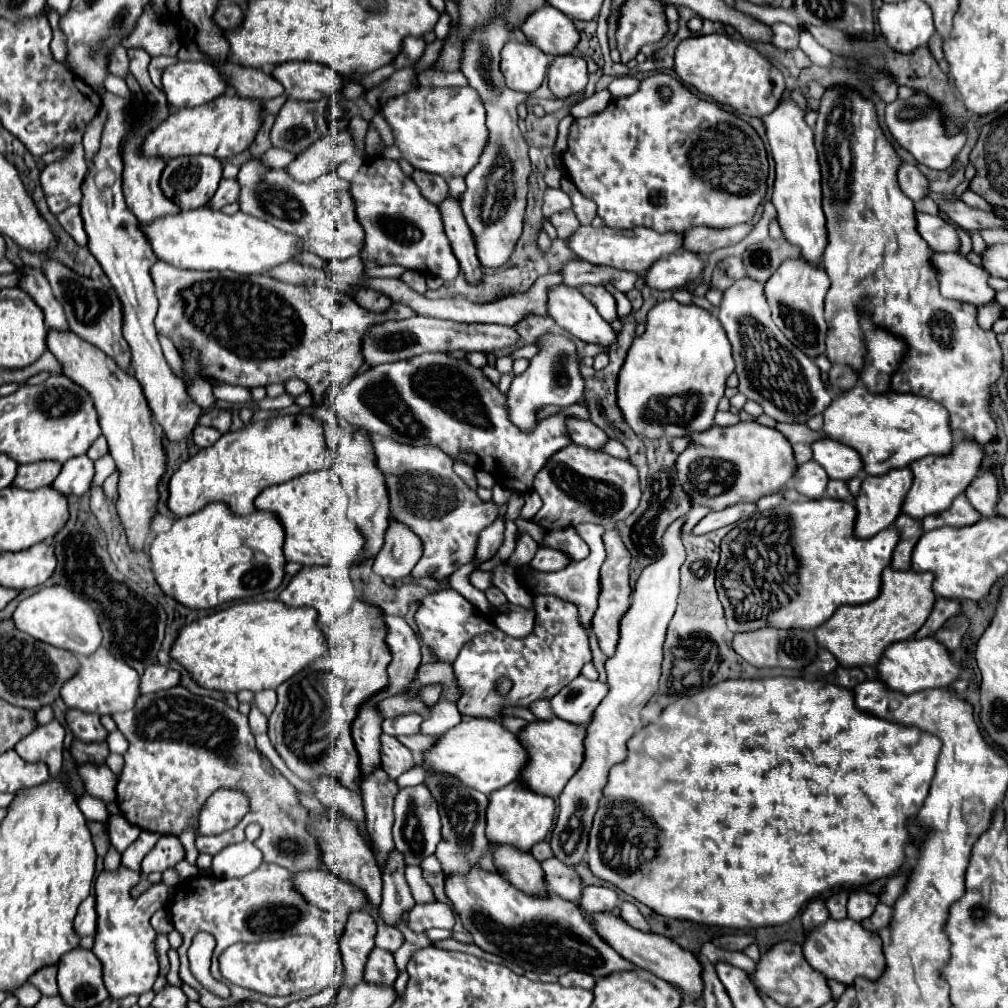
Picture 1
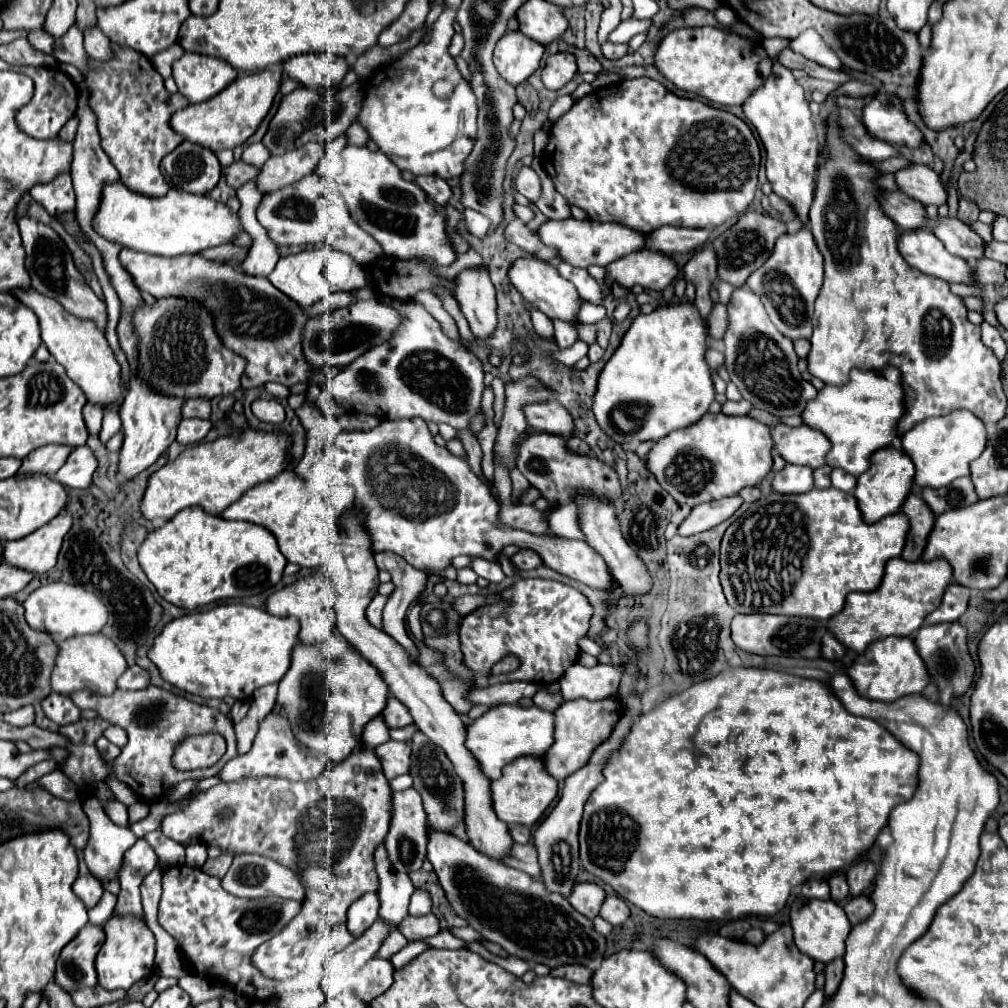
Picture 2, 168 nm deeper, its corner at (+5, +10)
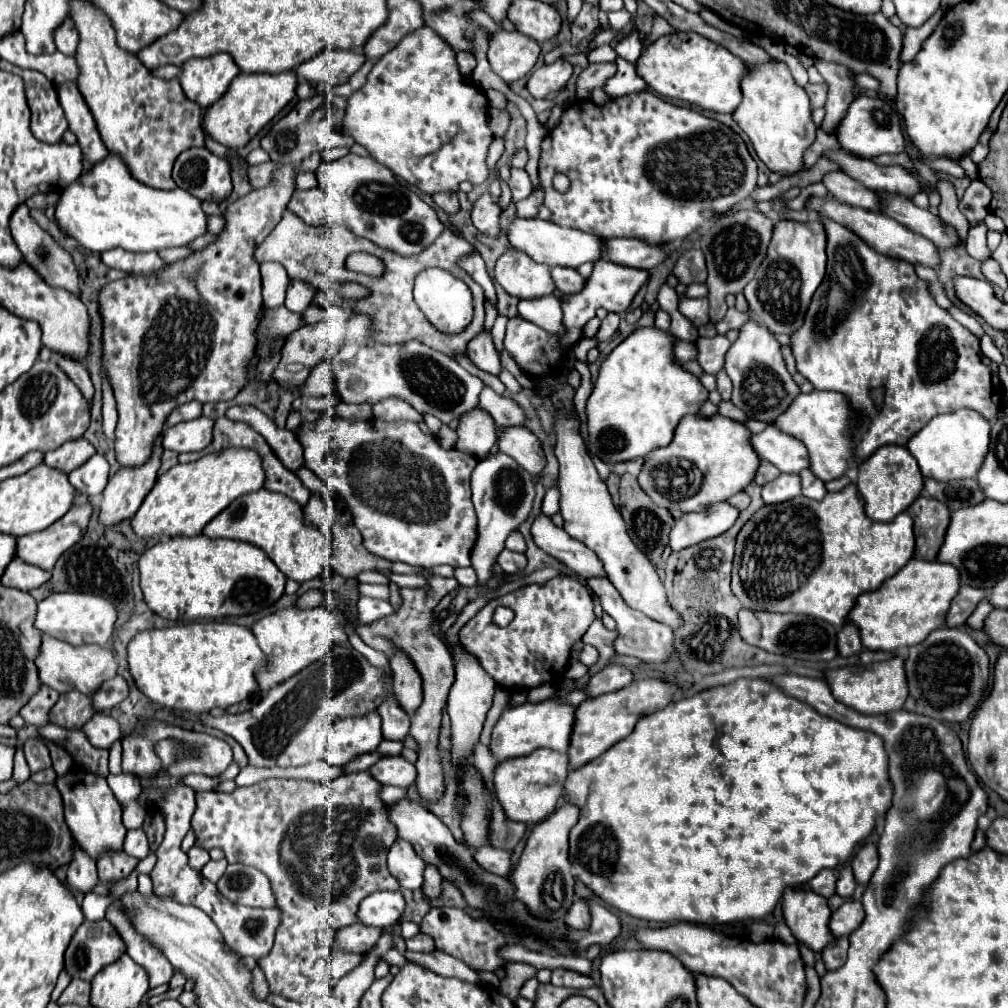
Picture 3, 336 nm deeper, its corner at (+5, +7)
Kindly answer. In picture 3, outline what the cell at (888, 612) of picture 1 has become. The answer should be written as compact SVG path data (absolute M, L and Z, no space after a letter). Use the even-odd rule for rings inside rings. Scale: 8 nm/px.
M911 558L905 568L887 578L877 590L857 598L855 608L849 612L849 622L859 626L865 648L895 652L923 642L929 632L945 626L949 604L957 596L959 586L959 570L955 566Z

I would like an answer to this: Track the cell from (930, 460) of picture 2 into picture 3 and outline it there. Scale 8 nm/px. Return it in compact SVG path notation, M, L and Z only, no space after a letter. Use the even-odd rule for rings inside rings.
M955 410L949 414L935 416L921 432L917 432L907 448L917 460L925 478L935 480L957 480L957 478L975 478L989 450L989 430L991 424L979 416L975 410Z

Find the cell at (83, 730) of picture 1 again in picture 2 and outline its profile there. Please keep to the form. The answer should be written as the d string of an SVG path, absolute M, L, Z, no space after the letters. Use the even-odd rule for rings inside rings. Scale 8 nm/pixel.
M51 693L47 699L43 699L43 711L45 715L55 721L57 725L69 725L69 723L77 723L81 719L81 711L75 707L75 703L71 703L69 695L61 695L61 693Z

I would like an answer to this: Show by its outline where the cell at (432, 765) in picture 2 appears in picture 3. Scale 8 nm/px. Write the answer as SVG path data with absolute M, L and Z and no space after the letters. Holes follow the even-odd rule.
M429 576L427 578L427 586L425 588L401 588L401 606L397 612L393 612L387 618L375 620L371 624L359 624L355 628L355 632L359 634L359 638L383 652L389 660L395 652L403 652L411 658L411 662L415 664L415 670L419 672L421 680L423 680L423 704L419 706L419 710L411 716L411 736L419 742L421 752L417 758L417 788L421 798L435 802L437 798L441 798L443 794L443 768L439 762L439 752L437 752L437 738L439 738L439 730L441 730L441 714L443 708L447 706L447 696L449 696L449 688L455 682L455 670L453 670L453 658L451 652L447 650L445 642L435 634L433 624L435 624L435 614L433 608L439 604L439 600L449 594L453 588L457 588L459 584L455 582L455 578L441 578L441 576Z

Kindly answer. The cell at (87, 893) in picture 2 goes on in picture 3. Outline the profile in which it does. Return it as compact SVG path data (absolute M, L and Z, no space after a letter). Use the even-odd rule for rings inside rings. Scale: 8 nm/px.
M75 844L75 856L67 868L67 882L79 892L89 892L99 882L95 860L81 852L79 844Z

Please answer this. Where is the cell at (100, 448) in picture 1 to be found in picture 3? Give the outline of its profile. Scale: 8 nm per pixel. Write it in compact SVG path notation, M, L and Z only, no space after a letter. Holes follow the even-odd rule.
M57 354L55 360L57 360L59 368L63 368L63 372L67 372L67 376L77 384L81 394L91 402L91 398L93 398L93 384L91 384L91 378L89 378L89 372L85 370L85 366L79 360L73 360L73 358L61 356L61 354Z

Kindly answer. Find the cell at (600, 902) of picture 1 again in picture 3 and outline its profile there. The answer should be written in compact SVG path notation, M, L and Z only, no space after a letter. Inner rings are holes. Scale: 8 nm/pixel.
M577 900L571 906L571 910L565 916L565 924L569 928L573 928L573 930L585 930L585 928L589 928L591 914L589 914L589 908L587 908L587 904L583 900Z

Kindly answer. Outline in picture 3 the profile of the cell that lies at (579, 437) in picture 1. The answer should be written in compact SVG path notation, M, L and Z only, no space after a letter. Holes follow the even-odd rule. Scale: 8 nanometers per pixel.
M485 386L479 394L477 408L487 412L497 426L521 426L525 422L523 410L513 400L493 392L489 386Z

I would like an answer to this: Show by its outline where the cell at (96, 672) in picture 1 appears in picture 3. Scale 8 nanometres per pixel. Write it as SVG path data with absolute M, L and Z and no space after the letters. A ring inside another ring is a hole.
M41 636L41 648L39 656L35 658L39 678L43 684L57 692L69 692L79 690L83 694L95 692L105 680L113 678L117 674L117 662L113 654L101 646L89 644L89 646L71 646L67 642L55 640L51 636Z

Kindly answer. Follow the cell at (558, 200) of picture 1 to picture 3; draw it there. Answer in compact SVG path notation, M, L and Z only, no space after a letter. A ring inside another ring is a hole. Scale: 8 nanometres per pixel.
M511 168L511 178L507 184L513 192L513 200L523 200L531 194L531 180L529 180L527 172L521 168Z

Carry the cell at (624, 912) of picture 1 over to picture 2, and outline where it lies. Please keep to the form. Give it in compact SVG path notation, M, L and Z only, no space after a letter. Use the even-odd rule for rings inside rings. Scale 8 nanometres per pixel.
M609 895L605 899L599 915L605 921L609 921L611 925L621 925L627 919L627 915L629 915L629 907L625 905L625 901L619 895Z

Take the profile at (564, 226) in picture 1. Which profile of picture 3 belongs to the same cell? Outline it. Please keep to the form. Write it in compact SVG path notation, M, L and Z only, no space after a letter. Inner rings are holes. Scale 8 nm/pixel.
M539 188L535 194L531 194L527 200L521 200L521 202L515 202L515 208L517 208L517 216L537 216L537 208L543 204L543 190Z

